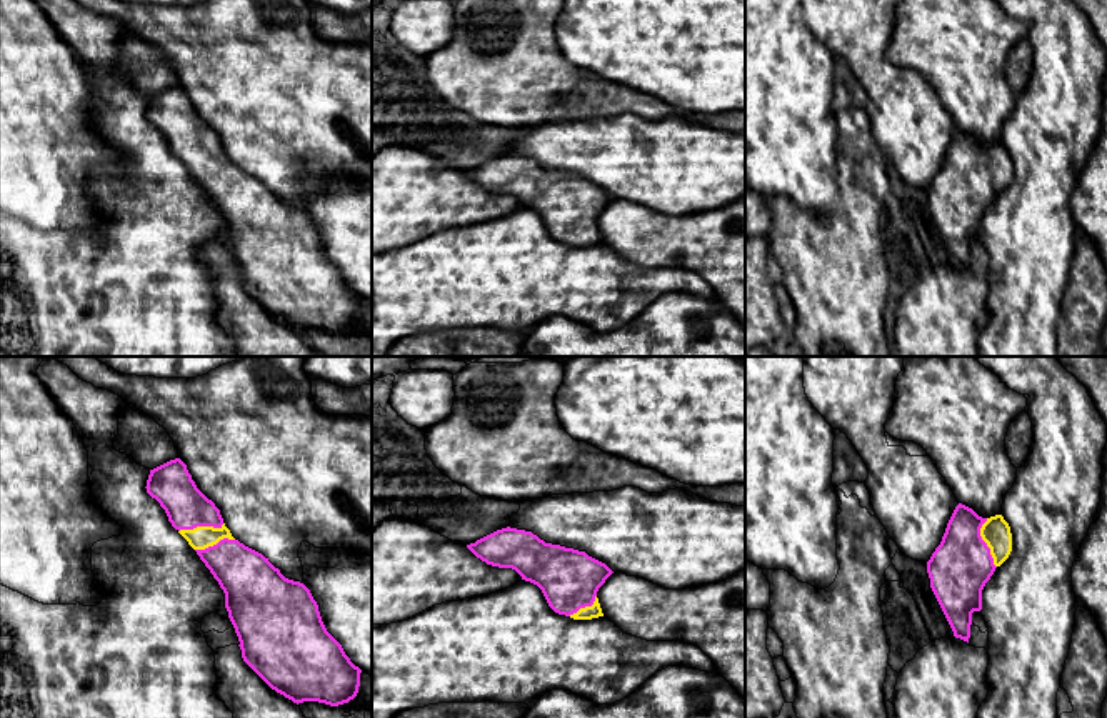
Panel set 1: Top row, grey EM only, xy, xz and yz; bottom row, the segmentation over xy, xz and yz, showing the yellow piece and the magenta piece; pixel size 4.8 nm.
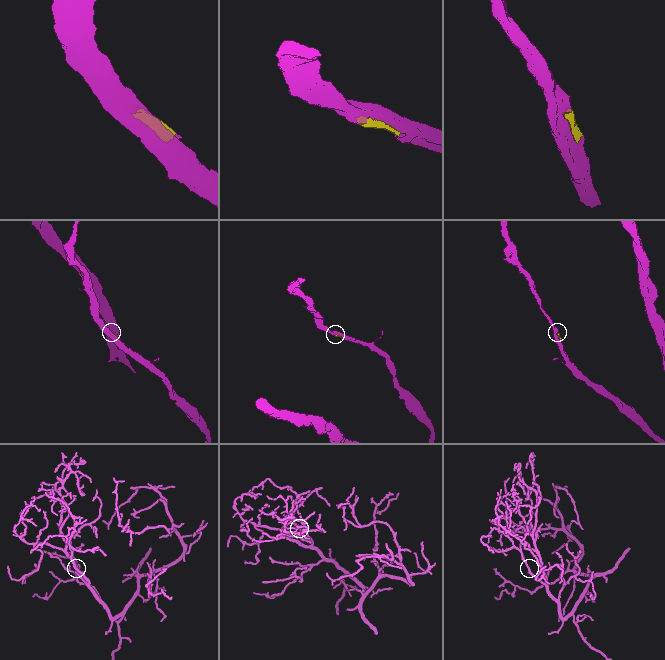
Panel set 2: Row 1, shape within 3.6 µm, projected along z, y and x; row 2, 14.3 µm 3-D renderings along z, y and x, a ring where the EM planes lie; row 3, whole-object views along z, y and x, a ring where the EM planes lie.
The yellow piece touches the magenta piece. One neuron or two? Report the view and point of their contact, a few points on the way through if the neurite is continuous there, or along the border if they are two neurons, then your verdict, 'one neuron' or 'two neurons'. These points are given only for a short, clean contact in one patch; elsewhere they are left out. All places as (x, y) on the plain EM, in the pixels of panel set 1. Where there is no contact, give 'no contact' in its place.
contact yz (986, 169); one neuron

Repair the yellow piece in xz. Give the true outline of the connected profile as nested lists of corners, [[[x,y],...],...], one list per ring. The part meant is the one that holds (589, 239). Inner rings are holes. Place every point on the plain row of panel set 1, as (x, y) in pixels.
[[[510,153],[467,175],[487,192],[512,195],[537,212],[555,240],[574,247],[604,243],[597,218],[614,198],[585,178],[545,170],[532,158]]]

